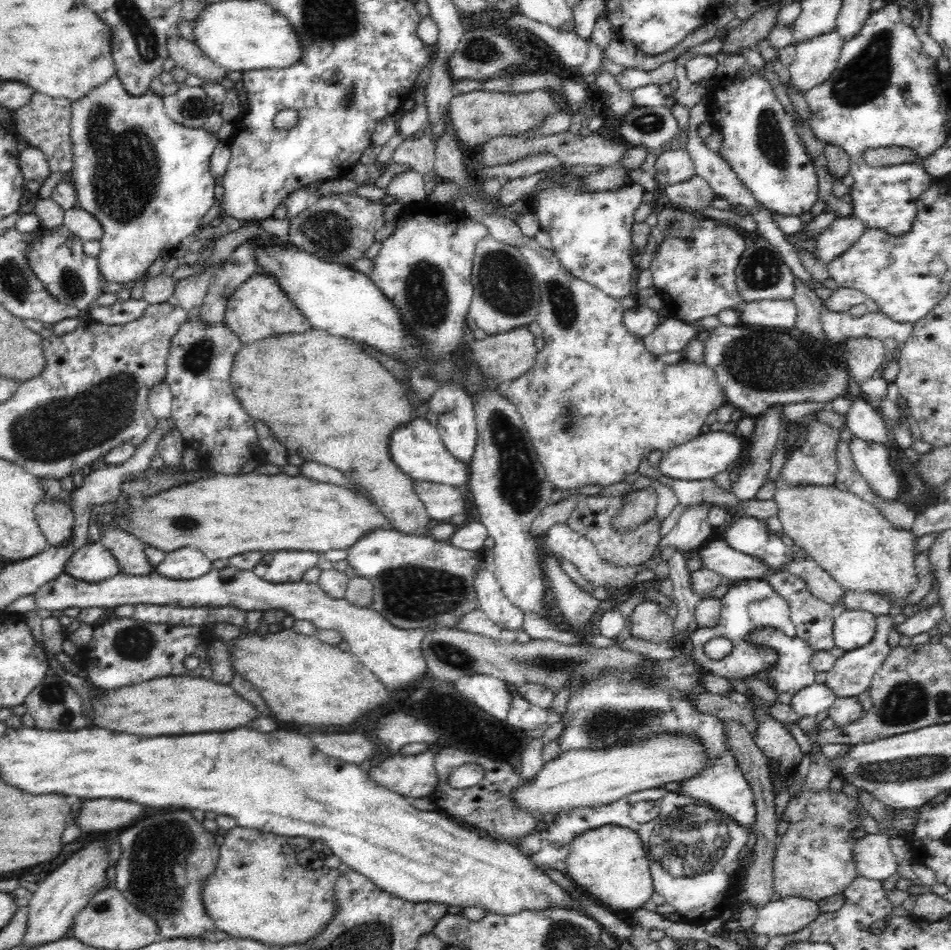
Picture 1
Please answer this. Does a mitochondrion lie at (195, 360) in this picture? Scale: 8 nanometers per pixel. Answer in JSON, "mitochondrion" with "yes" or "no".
{"mitochondrion":"yes"}

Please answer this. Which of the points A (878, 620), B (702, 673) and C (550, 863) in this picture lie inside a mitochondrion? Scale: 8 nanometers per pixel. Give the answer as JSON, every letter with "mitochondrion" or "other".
{"A":"other","B":"other","C":"other"}

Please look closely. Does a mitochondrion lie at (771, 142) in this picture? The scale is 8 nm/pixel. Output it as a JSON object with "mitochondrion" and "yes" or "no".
{"mitochondrion":"yes"}

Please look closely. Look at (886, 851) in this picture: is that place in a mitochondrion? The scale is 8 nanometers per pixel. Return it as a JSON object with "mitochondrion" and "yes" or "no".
{"mitochondrion":"no"}

